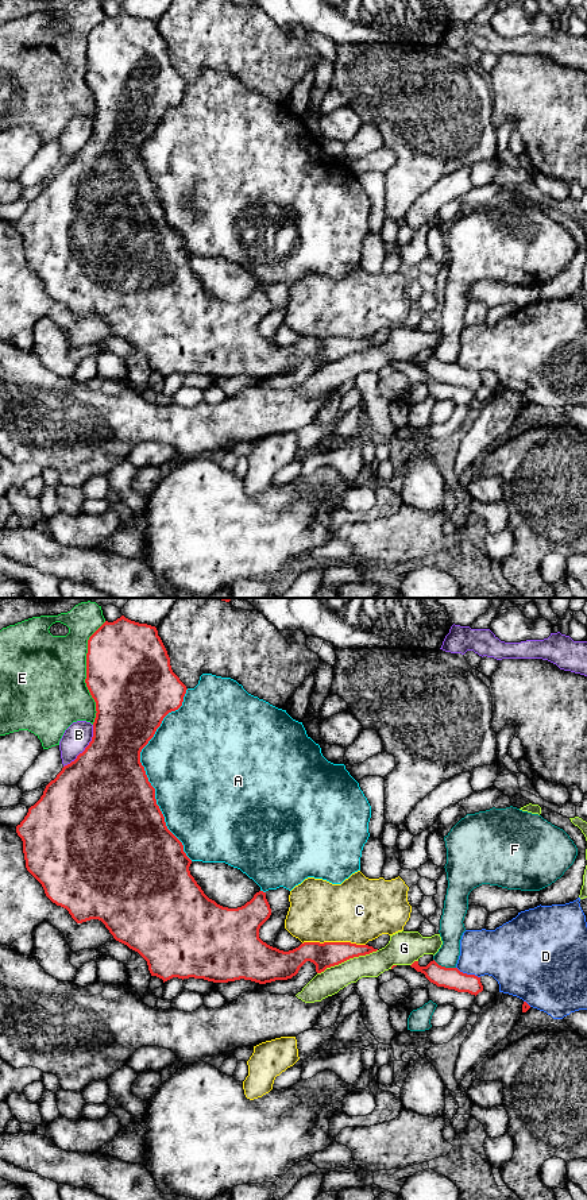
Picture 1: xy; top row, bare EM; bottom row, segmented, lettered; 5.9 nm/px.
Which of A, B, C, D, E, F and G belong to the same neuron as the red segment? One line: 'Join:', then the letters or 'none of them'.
Join: none of them

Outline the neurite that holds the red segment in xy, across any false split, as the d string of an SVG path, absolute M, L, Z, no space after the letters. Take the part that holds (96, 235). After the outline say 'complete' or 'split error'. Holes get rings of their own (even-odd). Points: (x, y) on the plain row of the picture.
M124 11L113 18L105 16L88 35L85 78L97 107L92 136L46 181L40 194L16 221L23 236L26 263L53 298L66 304L77 319L101 316L113 333L138 347L147 356L151 371L163 378L173 373L194 373L213 378L244 374L266 379L291 374L306 356L313 358L316 367L321 369L350 354L378 346L351 337L304 337L289 347L273 343L259 333L260 321L271 310L266 288L256 288L242 302L228 304L209 294L190 270L192 255L184 247L182 238L167 224L157 200L155 184L140 158L142 144L154 132L163 113L182 101L188 85L173 67L155 22Z; complete

